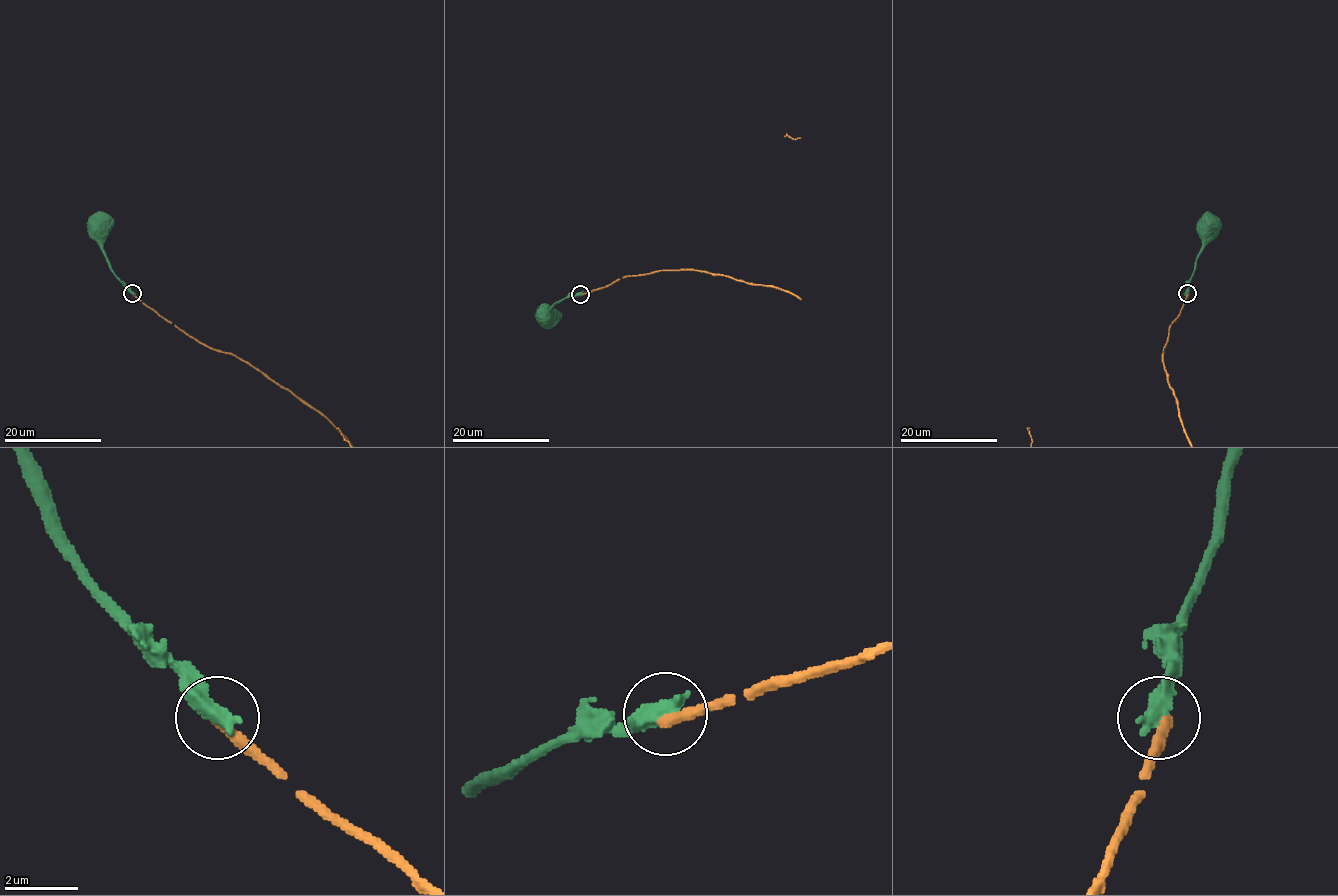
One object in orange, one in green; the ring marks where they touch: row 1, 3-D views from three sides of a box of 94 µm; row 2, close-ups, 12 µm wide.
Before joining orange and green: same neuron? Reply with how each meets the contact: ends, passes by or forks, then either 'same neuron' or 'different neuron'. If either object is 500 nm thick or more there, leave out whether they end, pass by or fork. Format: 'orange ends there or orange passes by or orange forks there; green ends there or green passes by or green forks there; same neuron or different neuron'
different neuron

